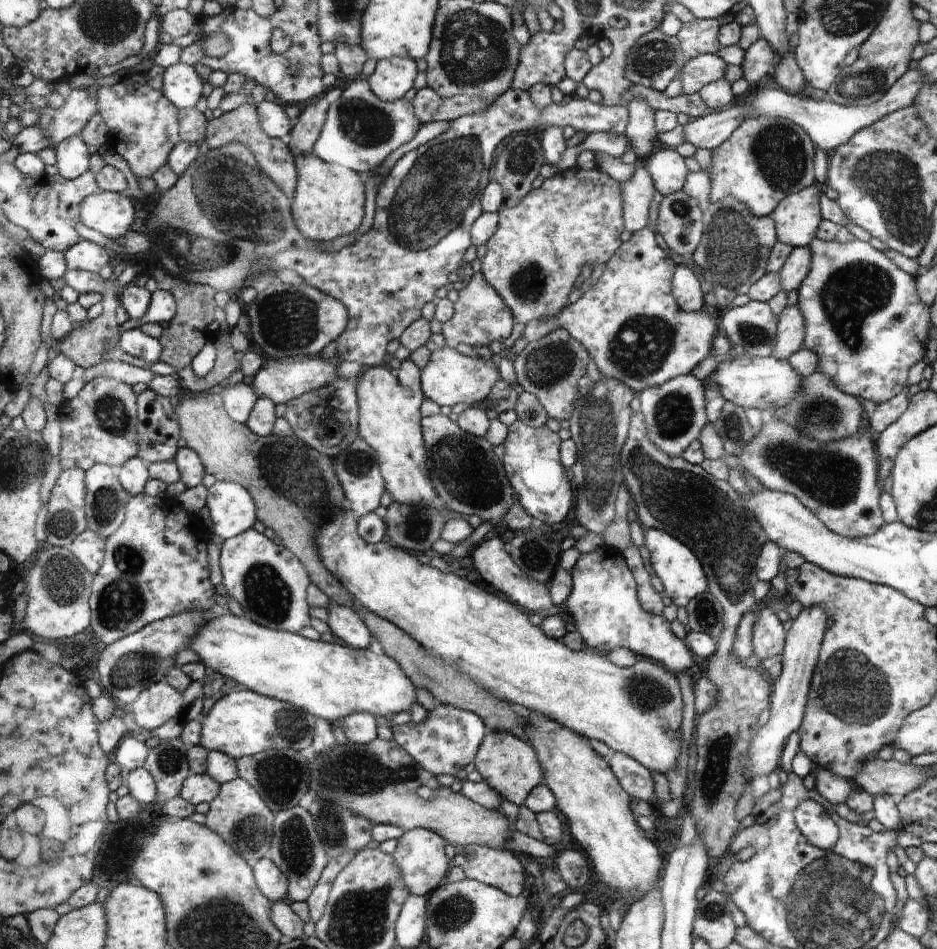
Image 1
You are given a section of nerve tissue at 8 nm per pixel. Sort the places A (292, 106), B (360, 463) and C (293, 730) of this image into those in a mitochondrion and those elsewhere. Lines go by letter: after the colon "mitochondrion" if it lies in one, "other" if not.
A: other
B: mitochondrion
C: mitochondrion

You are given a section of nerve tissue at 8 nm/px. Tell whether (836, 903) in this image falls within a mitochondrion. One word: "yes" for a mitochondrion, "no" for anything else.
yes

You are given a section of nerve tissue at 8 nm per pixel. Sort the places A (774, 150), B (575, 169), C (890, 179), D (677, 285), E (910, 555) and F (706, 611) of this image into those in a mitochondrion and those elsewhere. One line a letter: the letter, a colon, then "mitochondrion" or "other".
A: mitochondrion
B: other
C: mitochondrion
D: other
E: other
F: mitochondrion

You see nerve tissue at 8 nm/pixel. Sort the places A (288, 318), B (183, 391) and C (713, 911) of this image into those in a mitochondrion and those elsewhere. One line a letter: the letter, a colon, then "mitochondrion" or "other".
A: mitochondrion
B: other
C: mitochondrion

